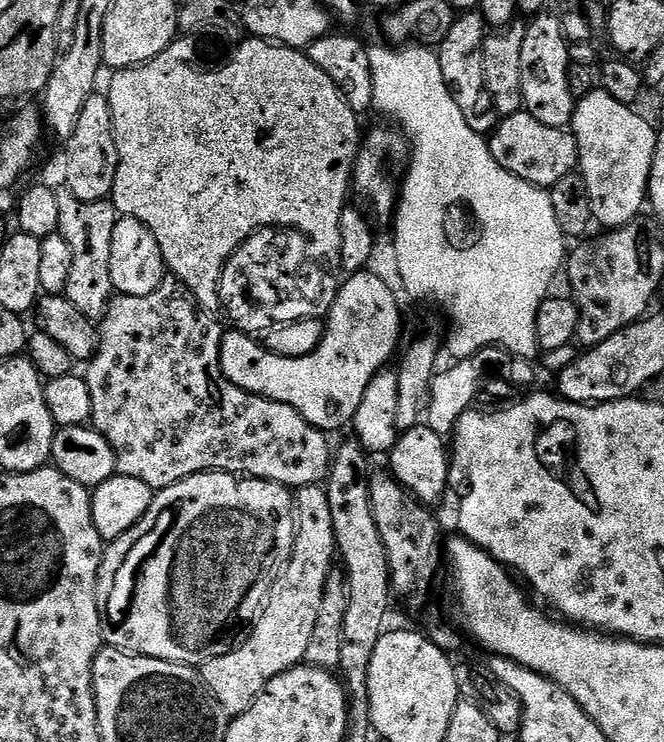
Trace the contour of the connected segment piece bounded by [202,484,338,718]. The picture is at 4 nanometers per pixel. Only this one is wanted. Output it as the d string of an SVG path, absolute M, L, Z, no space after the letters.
M320 484L295 489L294 511L296 541L292 547L292 557L281 567L280 575L261 600L247 629L248 637L245 640L243 637L232 651L213 660L205 660L202 665L204 685L228 718L235 718L250 710L270 681L304 660L306 645L310 643L318 610L322 606L326 578L334 570L338 553L327 491Z

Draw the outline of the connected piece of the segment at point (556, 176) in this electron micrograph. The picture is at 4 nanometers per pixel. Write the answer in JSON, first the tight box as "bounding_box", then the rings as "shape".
{"bounding_box":[488,110,580,190],"shape":[[[523,110],[501,119],[495,132],[491,133],[488,149],[494,154],[494,162],[498,162],[498,166],[518,179],[545,190],[551,190],[558,182],[562,182],[562,178],[577,171],[580,159],[576,138],[571,131],[542,126],[538,118]]]}

